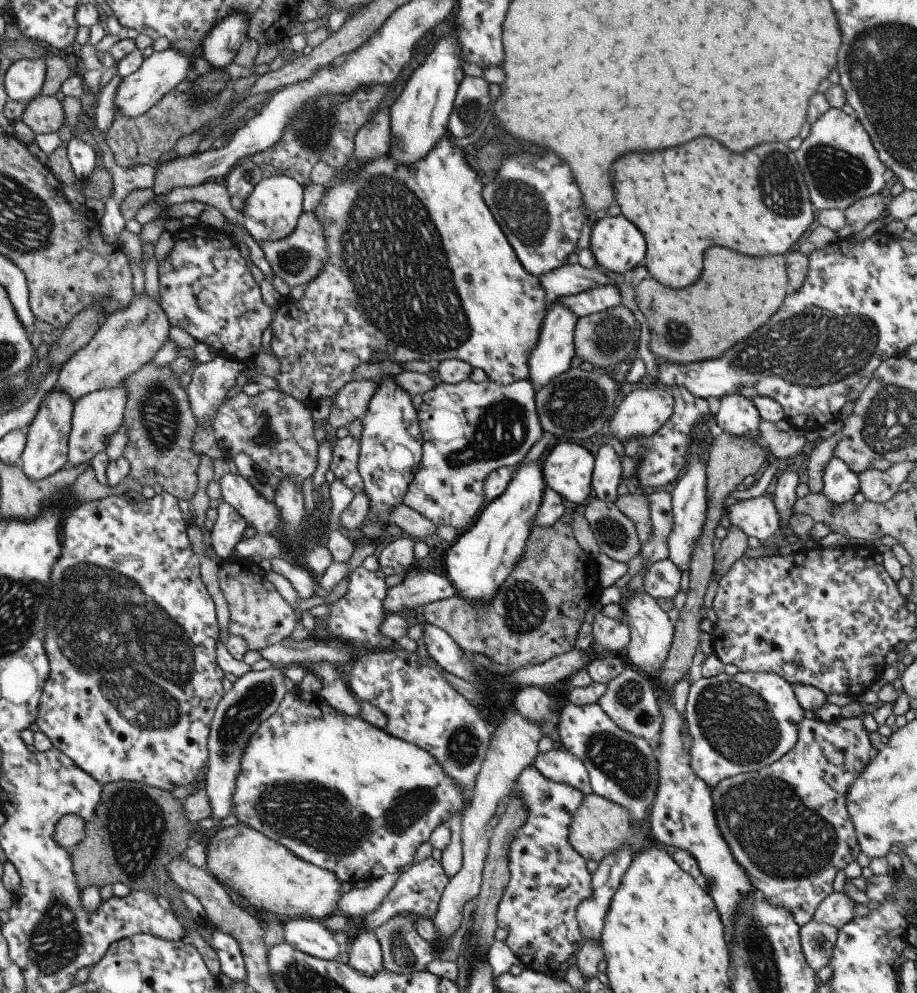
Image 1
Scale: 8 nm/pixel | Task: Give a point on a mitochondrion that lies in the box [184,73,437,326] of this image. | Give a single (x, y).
(316, 132)

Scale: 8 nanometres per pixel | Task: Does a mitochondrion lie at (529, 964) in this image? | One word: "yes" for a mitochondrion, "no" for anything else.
no

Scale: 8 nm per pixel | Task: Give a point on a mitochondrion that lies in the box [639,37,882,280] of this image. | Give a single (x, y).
(835, 174)

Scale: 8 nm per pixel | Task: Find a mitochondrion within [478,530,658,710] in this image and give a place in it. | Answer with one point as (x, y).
(525, 607)

